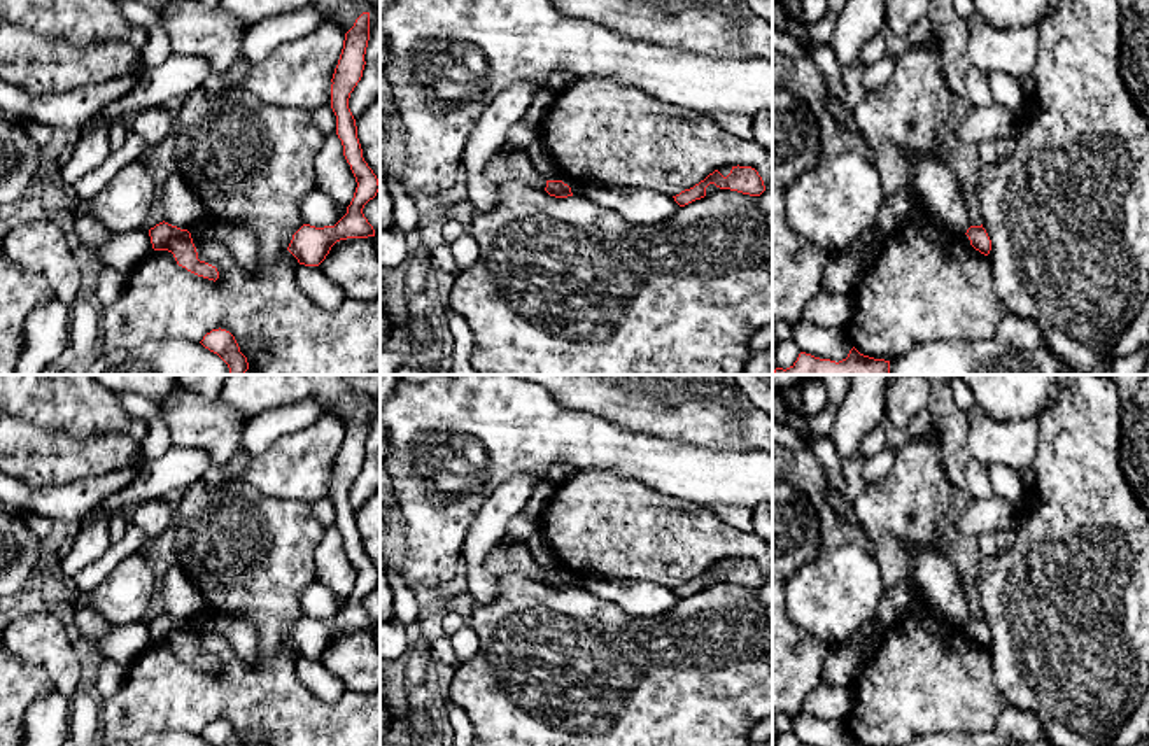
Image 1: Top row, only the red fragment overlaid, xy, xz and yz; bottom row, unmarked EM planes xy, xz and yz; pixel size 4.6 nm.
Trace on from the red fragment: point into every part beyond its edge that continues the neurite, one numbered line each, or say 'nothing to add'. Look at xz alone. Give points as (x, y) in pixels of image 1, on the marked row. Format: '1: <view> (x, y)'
nothing to add

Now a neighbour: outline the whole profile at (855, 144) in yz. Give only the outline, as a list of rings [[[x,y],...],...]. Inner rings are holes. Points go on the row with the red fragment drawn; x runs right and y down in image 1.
[[[842,130],[842,142],[846,151],[860,154],[874,163],[874,151],[865,144],[860,135],[853,135],[849,130]]]

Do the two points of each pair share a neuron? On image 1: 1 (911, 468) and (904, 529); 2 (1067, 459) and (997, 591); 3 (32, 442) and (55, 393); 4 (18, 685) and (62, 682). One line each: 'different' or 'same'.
1: same
2: same
3: different
4: different

